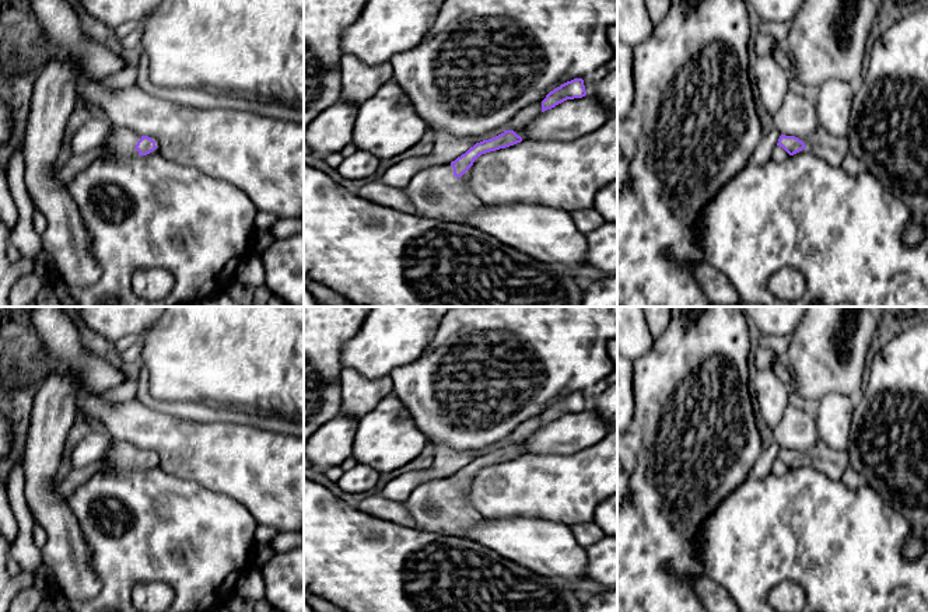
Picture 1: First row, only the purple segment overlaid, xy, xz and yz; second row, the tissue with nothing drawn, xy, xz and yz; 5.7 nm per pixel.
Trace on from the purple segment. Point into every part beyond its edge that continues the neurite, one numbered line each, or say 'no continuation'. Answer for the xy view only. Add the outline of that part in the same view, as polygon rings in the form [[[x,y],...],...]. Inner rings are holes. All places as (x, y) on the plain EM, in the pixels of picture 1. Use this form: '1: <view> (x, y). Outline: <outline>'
1: xy (121, 455). Outline: [[[113,438],[113,444],[101,458],[104,465],[99,472],[111,469],[139,469],[139,465],[134,461],[140,452],[141,450],[136,445]]]

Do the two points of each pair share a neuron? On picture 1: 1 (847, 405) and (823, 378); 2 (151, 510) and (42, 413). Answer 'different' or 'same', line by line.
1: different
2: different

